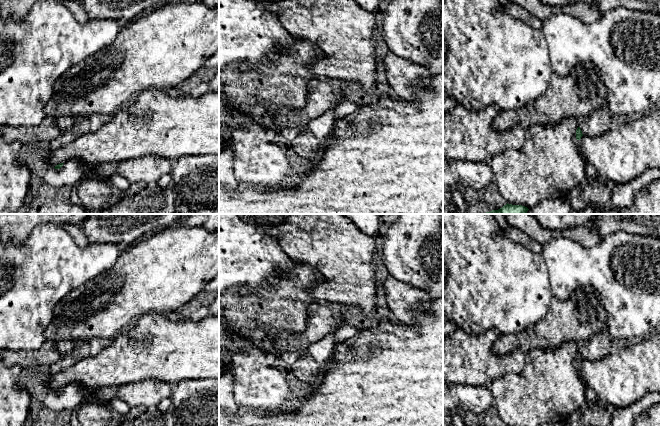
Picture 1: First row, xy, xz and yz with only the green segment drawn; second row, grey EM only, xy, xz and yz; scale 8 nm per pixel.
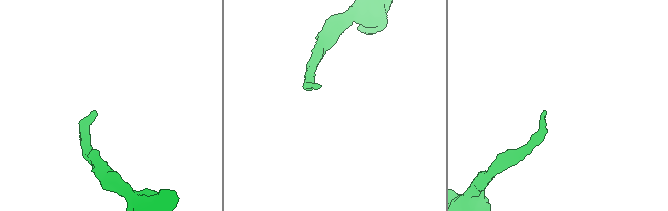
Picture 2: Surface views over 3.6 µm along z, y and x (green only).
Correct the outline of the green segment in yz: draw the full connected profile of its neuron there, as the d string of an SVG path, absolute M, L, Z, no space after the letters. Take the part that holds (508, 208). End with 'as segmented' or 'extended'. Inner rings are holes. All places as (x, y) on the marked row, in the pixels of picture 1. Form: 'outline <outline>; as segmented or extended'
outline M506 204L498 210L486 212L486 214L527 214L529 209L522 205Z; as segmented

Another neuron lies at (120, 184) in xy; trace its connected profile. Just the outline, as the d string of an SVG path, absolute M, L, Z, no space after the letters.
M113 175L108 180L113 186L115 192L119 193L123 193L124 191L126 191L131 184L126 178L120 175Z

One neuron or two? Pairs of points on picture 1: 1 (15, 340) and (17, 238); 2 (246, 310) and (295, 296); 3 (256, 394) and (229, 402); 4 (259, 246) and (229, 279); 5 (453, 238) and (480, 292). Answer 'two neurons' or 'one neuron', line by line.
1: two neurons
2: one neuron
3: two neurons
4: one neuron
5: one neuron

